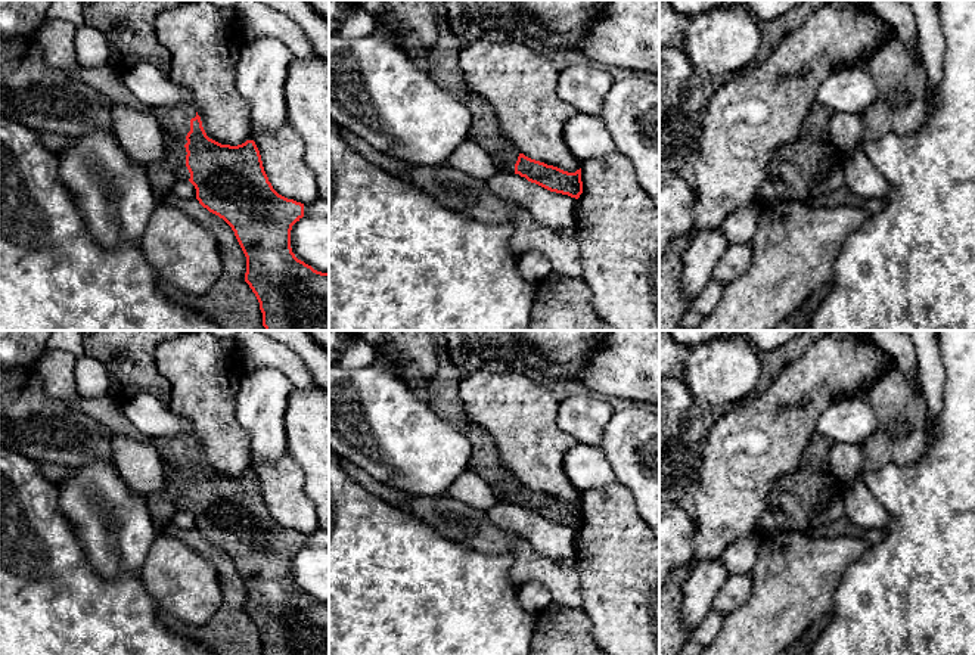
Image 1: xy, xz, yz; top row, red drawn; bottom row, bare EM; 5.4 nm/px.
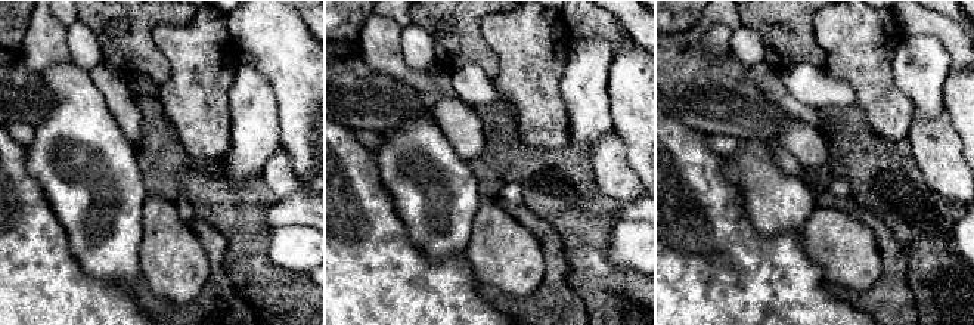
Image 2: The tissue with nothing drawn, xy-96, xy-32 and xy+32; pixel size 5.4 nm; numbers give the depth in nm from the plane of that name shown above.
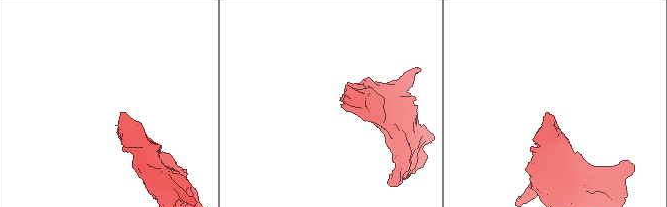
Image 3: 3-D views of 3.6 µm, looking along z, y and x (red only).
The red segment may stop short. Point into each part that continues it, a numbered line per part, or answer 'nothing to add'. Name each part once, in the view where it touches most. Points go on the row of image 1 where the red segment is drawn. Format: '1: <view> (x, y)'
1: xy (174, 121)

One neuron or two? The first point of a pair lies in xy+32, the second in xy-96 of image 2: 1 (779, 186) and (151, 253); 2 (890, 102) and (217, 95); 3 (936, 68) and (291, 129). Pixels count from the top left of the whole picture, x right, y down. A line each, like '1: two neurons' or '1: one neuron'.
1: two neurons
2: one neuron
3: two neurons

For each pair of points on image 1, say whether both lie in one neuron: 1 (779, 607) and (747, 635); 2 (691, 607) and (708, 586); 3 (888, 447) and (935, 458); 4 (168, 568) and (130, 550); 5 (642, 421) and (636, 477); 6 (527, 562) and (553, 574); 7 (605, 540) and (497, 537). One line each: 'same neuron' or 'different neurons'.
1: same neuron
2: same neuron
3: different neurons
4: different neurons
5: same neuron
6: same neuron
7: different neurons

